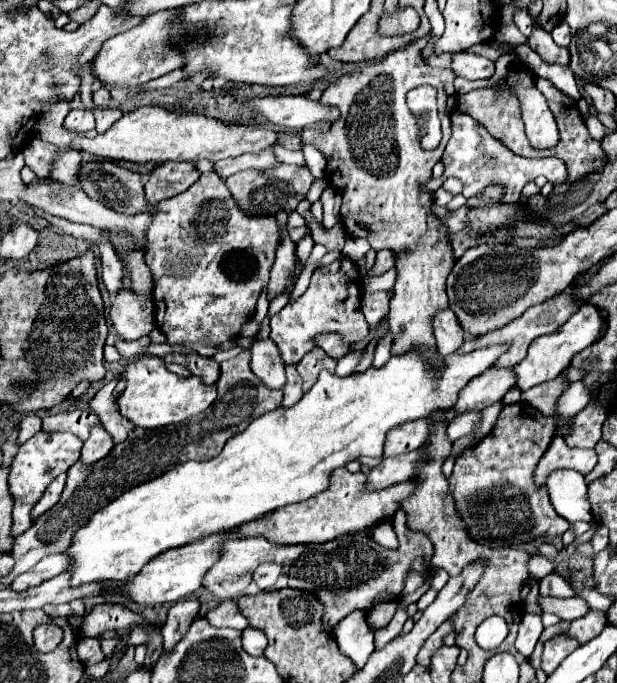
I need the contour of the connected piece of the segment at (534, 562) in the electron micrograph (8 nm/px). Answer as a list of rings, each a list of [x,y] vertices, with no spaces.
[[[532,556],[532,560],[528,562],[528,568],[530,568],[530,574],[534,578],[544,578],[544,576],[556,572],[554,562],[548,560],[548,558],[544,558],[544,556]]]

